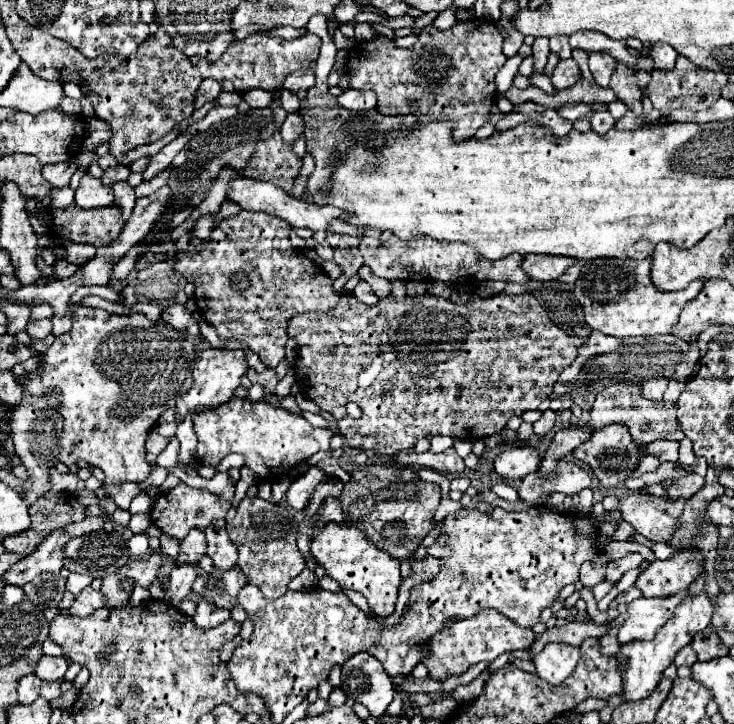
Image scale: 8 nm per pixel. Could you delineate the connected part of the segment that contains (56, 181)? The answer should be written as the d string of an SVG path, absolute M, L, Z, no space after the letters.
M60 162L60 164L46 164L42 168L42 176L52 184L52 186L68 186L72 174L76 172L74 162Z

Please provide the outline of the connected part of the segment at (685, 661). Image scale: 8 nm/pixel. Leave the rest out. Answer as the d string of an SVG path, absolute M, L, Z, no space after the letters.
M684 646L684 648L676 654L676 660L674 660L676 666L692 666L694 662L696 662L696 654L694 654L694 650L692 650L690 646Z

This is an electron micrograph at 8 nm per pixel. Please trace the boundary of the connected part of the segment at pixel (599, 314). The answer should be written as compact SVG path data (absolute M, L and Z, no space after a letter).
M586 260L582 262L580 278L576 280L576 300L582 304L586 324L602 334L616 338L630 336L664 336L676 326L676 320L686 302L700 294L706 280L692 282L680 292L660 292L650 278L652 260Z

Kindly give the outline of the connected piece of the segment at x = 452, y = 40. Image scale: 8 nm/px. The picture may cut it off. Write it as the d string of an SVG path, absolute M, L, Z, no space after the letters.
M470 18L466 22L454 24L446 32L440 32L432 26L422 28L420 40L412 48L396 48L390 40L374 40L374 42L356 44L350 50L346 72L350 74L352 88L376 92L380 114L386 114L386 116L414 114L420 124L436 122L436 120L450 120L452 124L456 124L452 128L452 138L466 140L466 138L472 138L474 132L488 120L490 106L496 98L494 78L496 78L496 72L508 60L502 52L502 46L504 46L504 38L498 32L494 22Z

